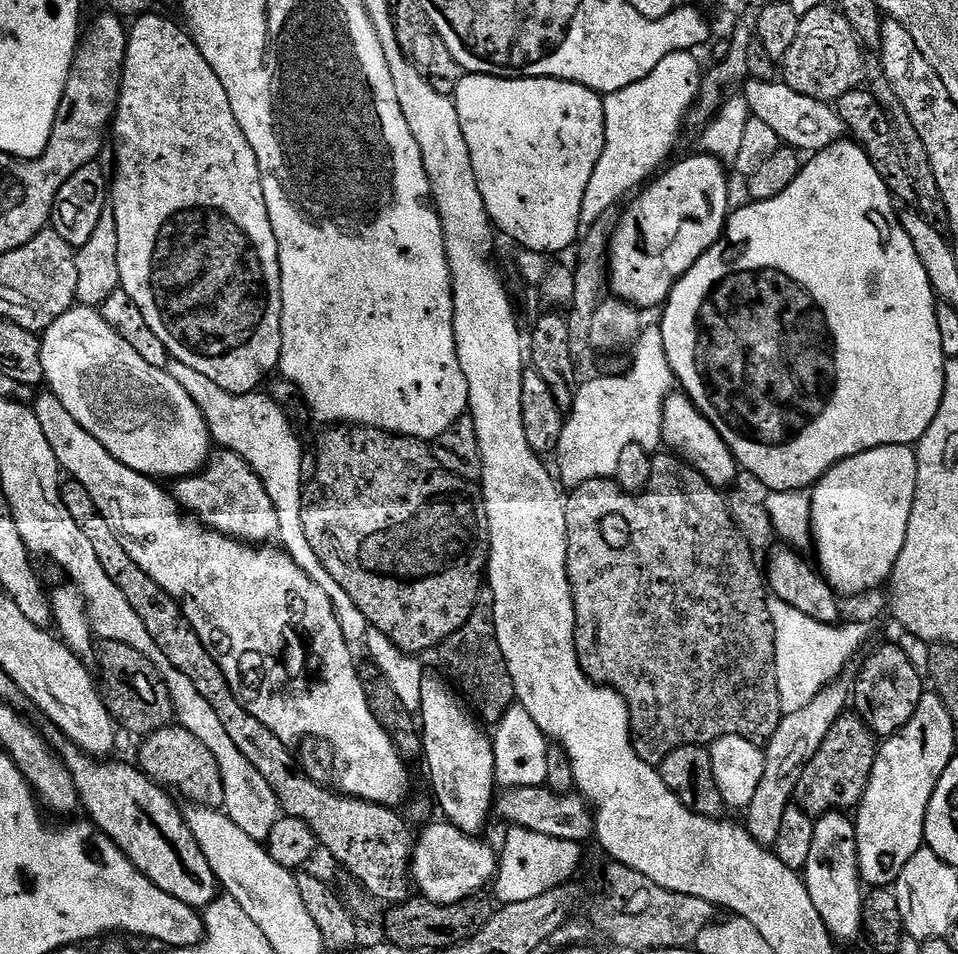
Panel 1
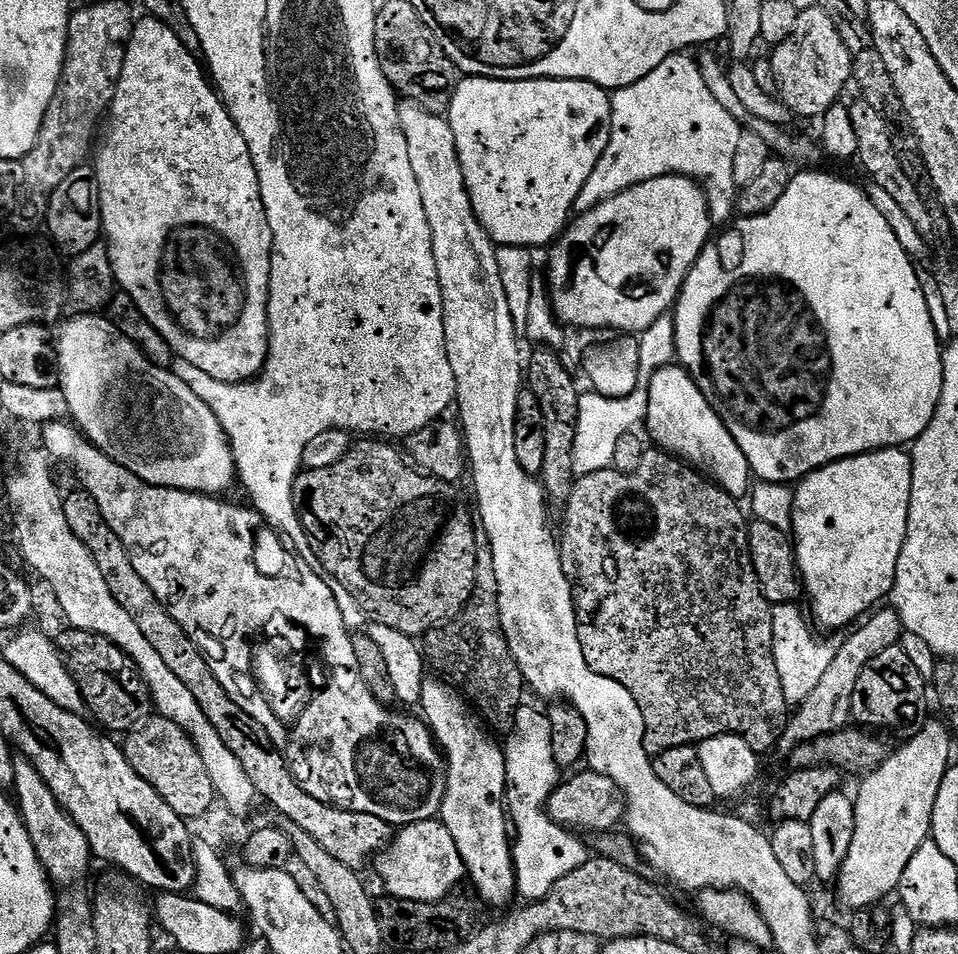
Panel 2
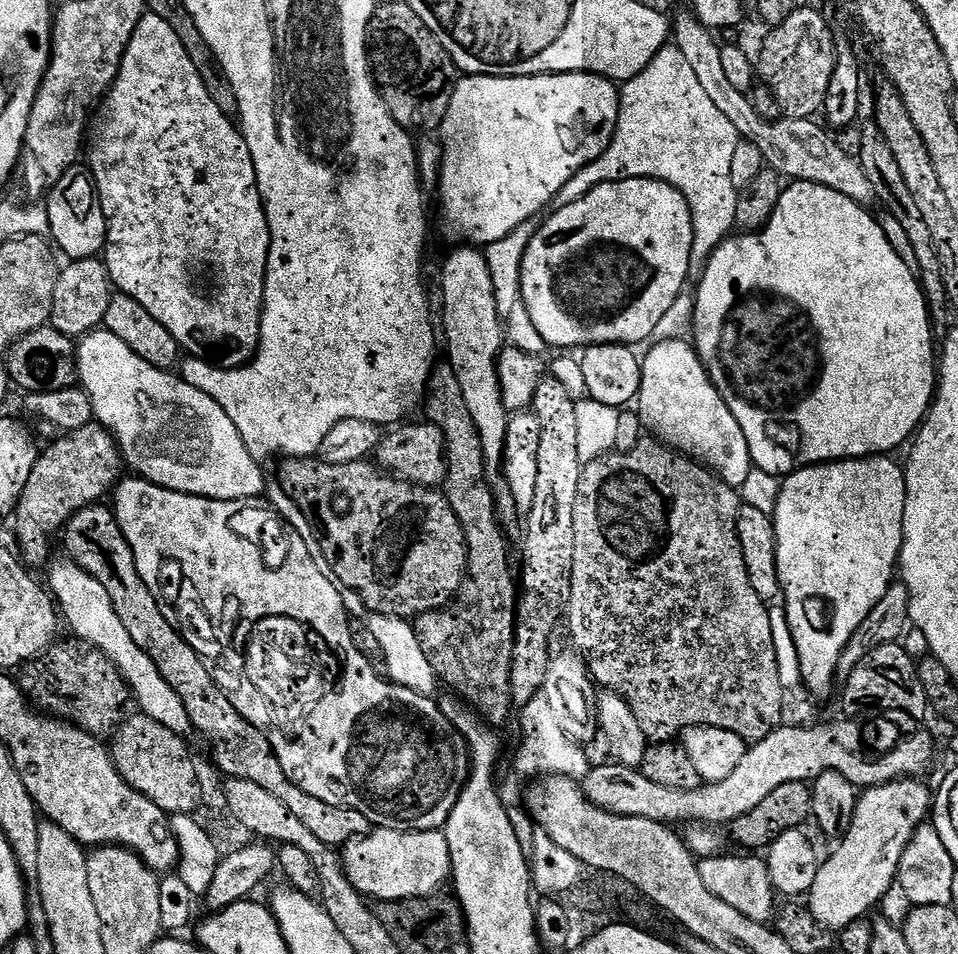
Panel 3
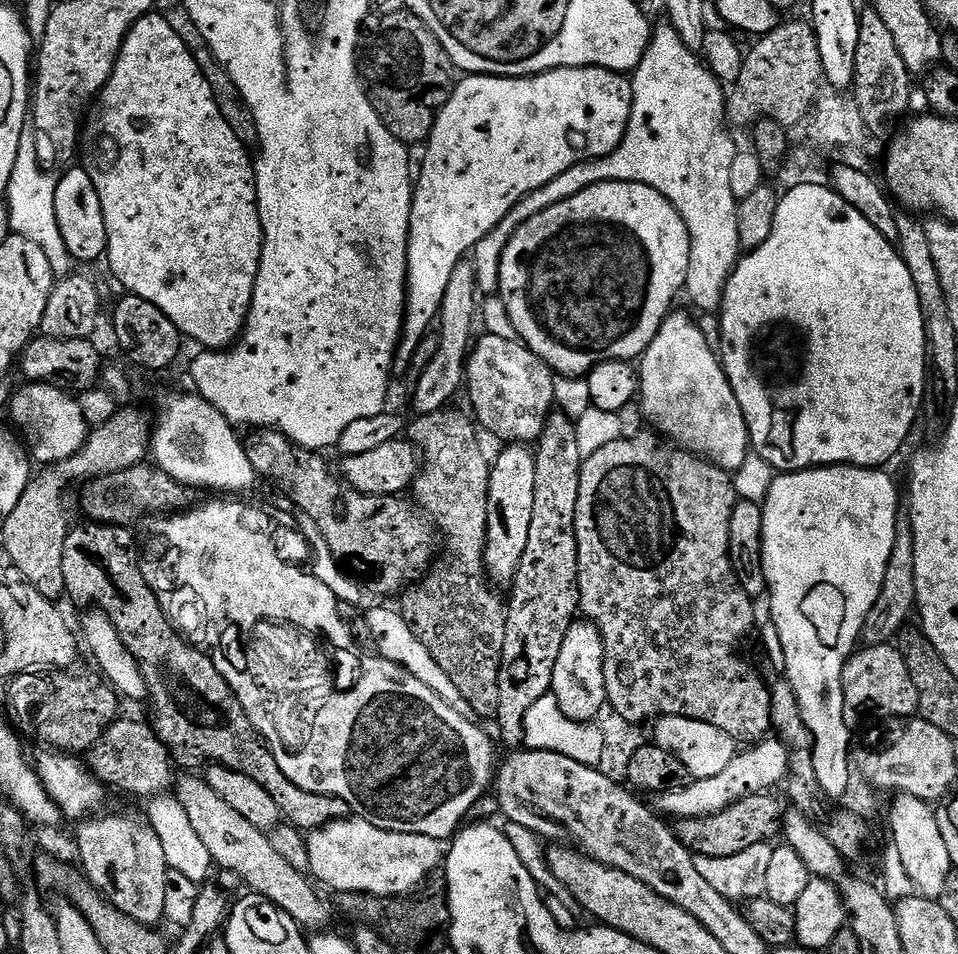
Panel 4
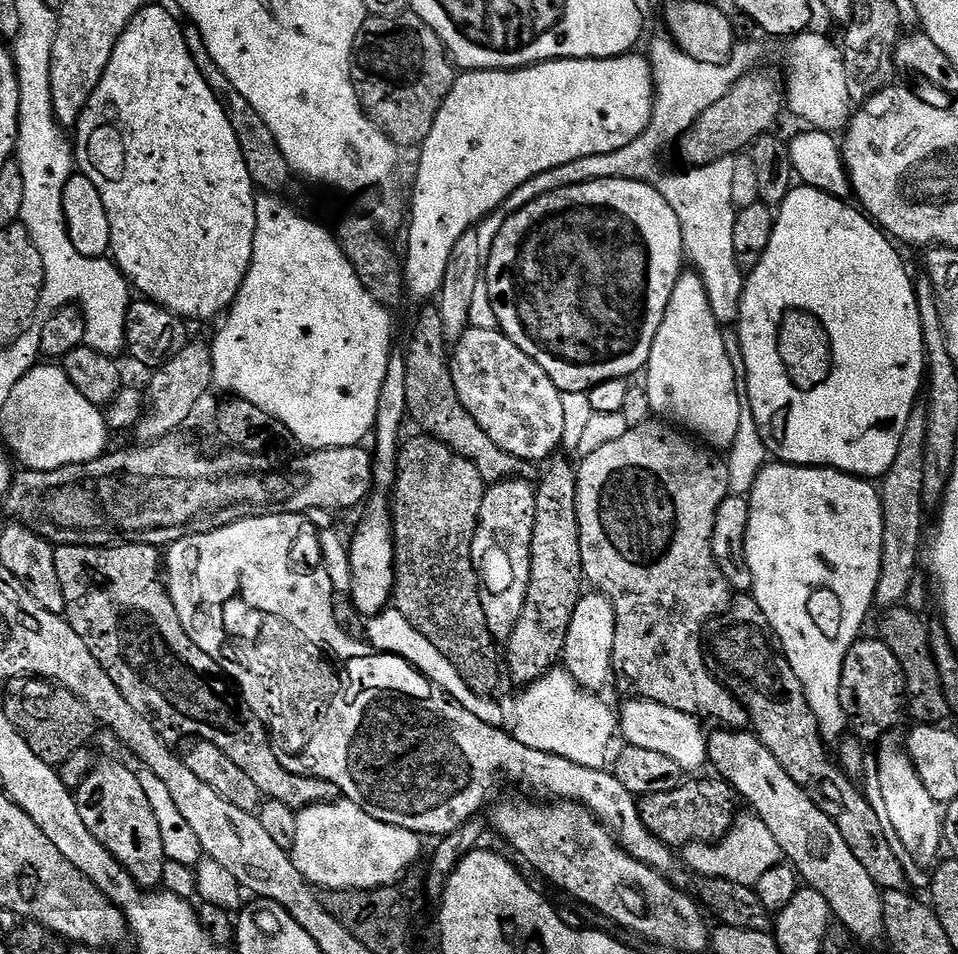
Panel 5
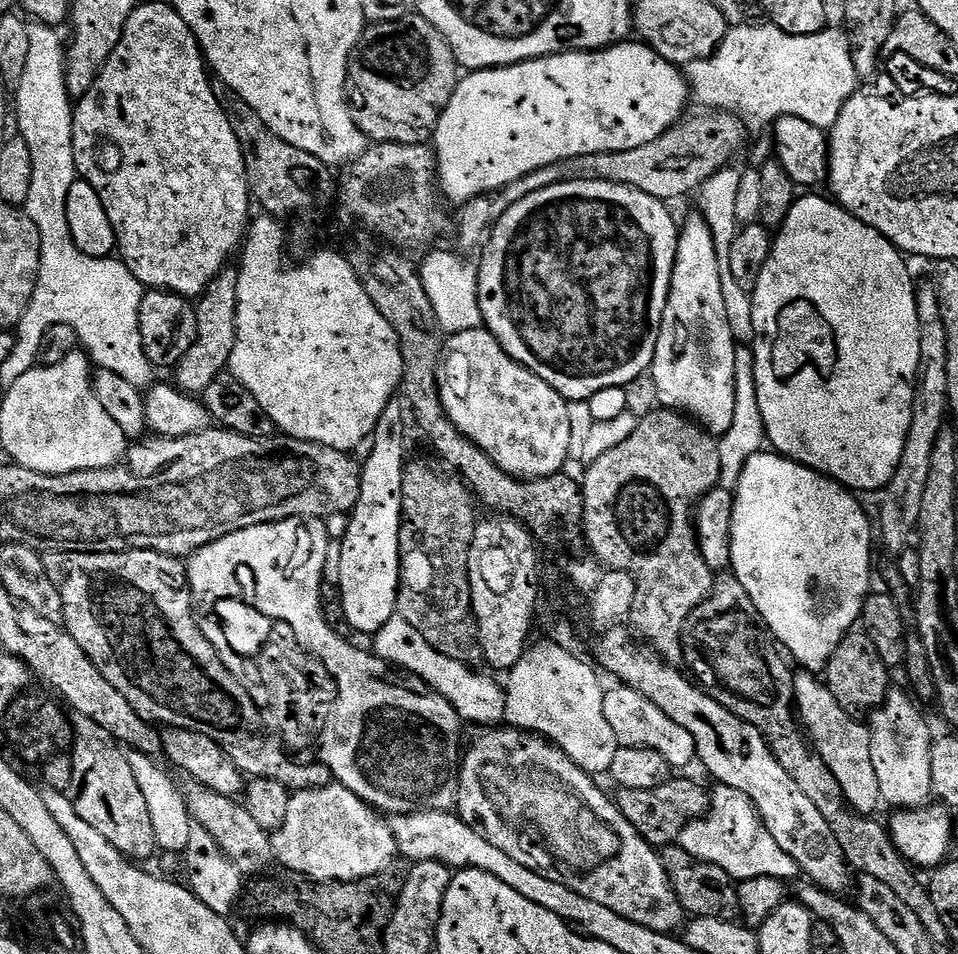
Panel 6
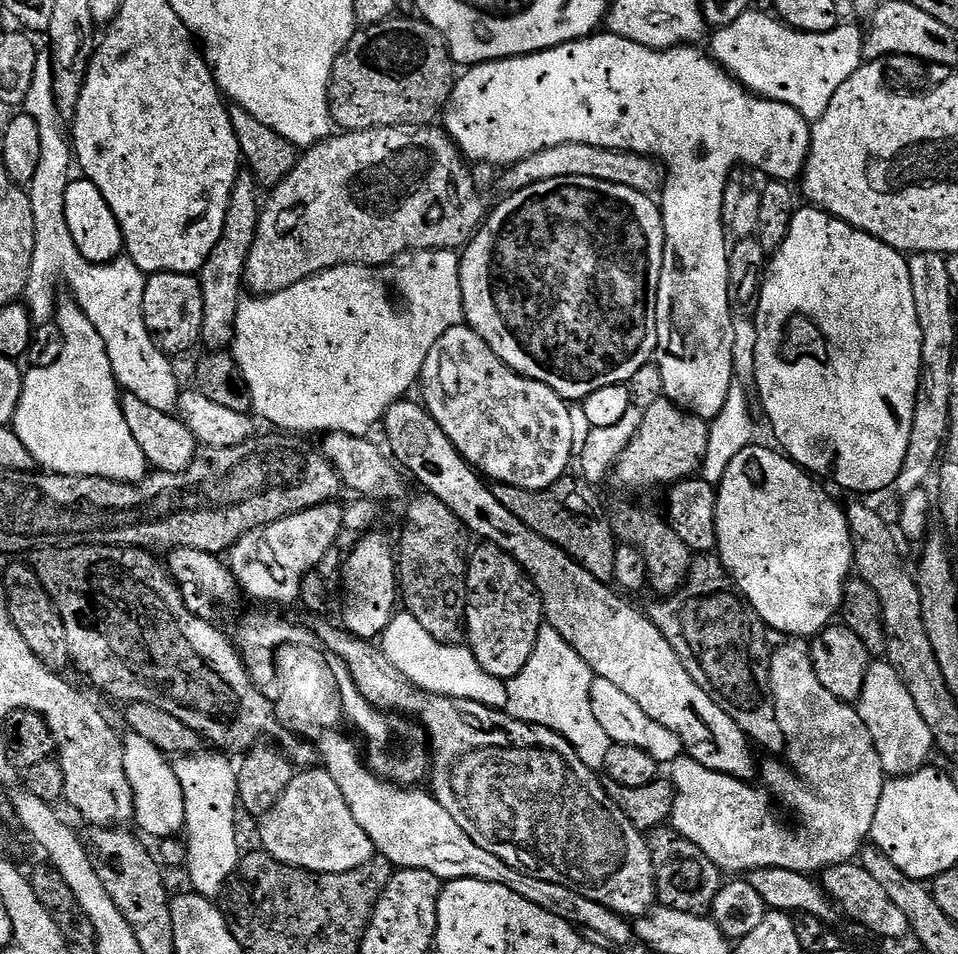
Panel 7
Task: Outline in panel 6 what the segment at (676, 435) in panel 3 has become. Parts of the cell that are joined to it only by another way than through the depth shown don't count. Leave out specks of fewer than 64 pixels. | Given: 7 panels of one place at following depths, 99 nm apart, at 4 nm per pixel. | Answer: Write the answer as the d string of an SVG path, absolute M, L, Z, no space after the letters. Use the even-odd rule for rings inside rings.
M688 216L678 228L676 238L676 260L672 266L672 284L663 301L664 313L658 316L656 333L656 349L650 375L657 386L657 398L665 409L687 414L706 432L719 438L730 430L730 422L734 422L735 380L734 360L738 342L733 338L730 322L726 318L725 302L722 298L720 269L716 247L713 244L712 232L703 216Z

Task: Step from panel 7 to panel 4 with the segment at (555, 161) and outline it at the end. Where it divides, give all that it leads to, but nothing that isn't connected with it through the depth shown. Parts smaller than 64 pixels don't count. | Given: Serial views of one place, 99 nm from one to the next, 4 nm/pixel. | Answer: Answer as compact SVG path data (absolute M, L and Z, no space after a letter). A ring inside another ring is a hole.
M796 20L793 24L781 23L773 32L759 37L752 49L747 49L742 66L742 74L738 74L735 84L731 85L726 96L726 116L733 125L747 124L752 126L764 116L769 116L782 125L789 126L801 122L802 118L812 112L817 96L822 89L824 66L822 54L819 53L818 38L811 23Z

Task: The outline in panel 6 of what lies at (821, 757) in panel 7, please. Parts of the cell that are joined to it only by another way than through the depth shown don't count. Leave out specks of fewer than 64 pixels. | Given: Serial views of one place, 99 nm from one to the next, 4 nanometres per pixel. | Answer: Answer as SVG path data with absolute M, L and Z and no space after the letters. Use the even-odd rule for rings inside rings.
M803 670L797 673L797 676L795 673L791 677L794 707L809 744L824 759L826 766L830 766L830 774L838 778L838 786L848 807L861 814L875 813L875 808L881 807L882 801L878 790L878 773L874 770L874 758L870 758L871 731L865 725L863 728L856 721L859 719L839 704L834 694L830 694L823 679ZM716 784L713 789L710 792L706 811L684 827L678 846L682 850L686 850L686 854L694 854L694 858L698 858L702 862L722 866L722 870L726 870L726 874L730 874L732 879L737 882L750 878L762 878L763 876L791 882L795 876L799 877L801 871L798 862L794 862L794 858L790 858L790 854L786 854L786 850L782 850L782 846L778 846L778 842L774 842L774 838L770 838L762 818L750 802L750 798L746 798L746 794L742 794L742 790L734 790L725 784Z

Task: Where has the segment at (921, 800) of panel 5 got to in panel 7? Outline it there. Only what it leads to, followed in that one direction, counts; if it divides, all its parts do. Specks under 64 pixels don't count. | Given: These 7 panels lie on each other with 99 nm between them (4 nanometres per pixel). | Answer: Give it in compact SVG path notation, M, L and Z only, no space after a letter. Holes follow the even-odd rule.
M869 663L858 711L866 730L870 730L874 738L878 758L882 758L882 766L889 777L910 776L929 763L928 755L934 752L930 726L926 726L922 714L918 714L918 706L914 706L910 690L906 690L902 678L891 664Z

